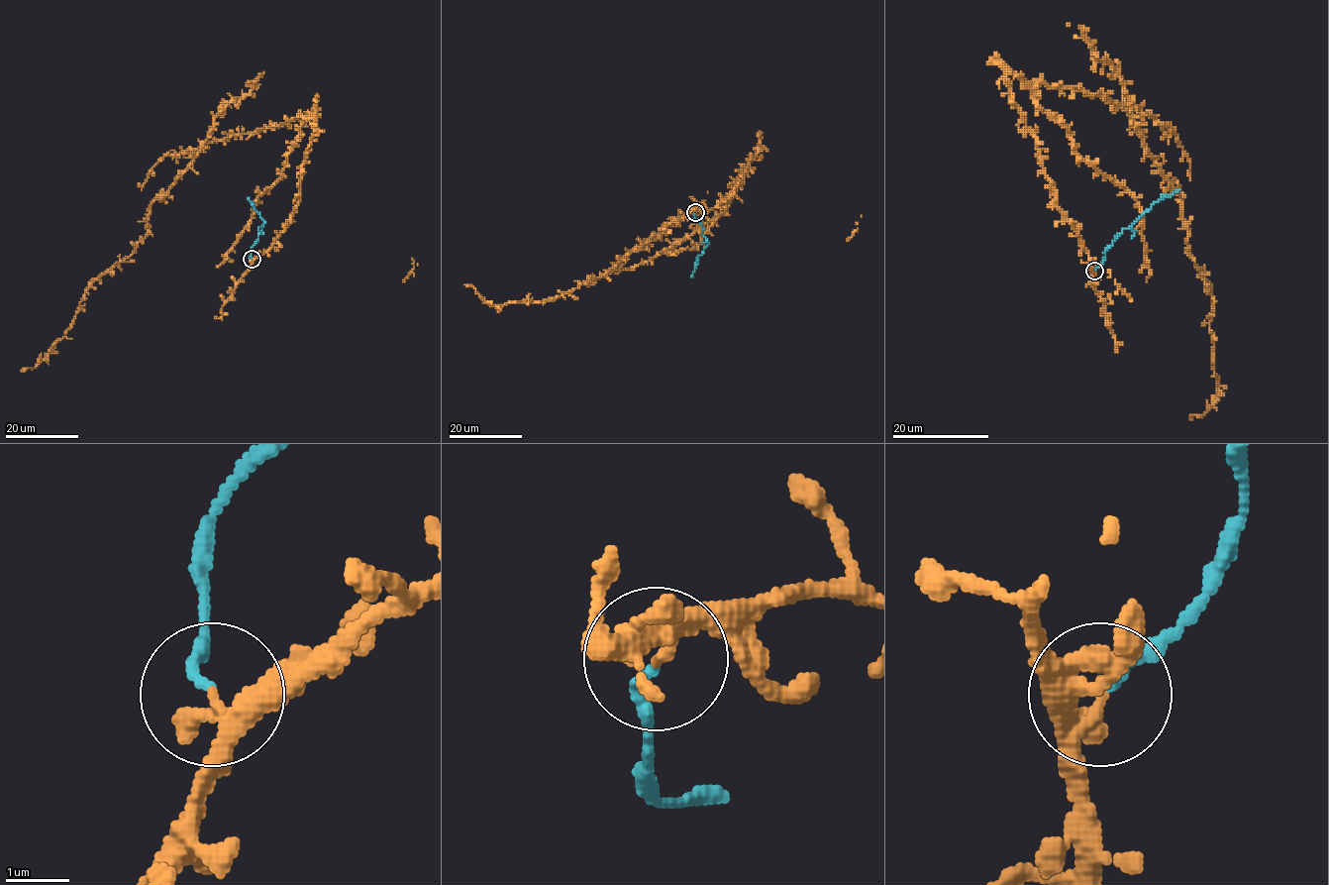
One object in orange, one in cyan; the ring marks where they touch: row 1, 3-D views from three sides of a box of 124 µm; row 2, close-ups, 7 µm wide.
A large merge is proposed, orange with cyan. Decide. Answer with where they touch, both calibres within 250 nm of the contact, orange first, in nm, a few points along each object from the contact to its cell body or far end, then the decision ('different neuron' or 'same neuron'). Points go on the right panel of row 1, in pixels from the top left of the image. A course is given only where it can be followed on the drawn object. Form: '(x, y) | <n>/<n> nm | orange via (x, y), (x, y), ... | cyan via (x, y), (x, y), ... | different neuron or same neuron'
(1094, 271) | 160/140 nm | orange via (1093, 271), (1008, 72), (1135, 106), (1209, 287), (1218, 398), (1190, 420) | cyan via (1095, 271), (1123, 230), (1154, 204), (1180, 189) | different neuron

